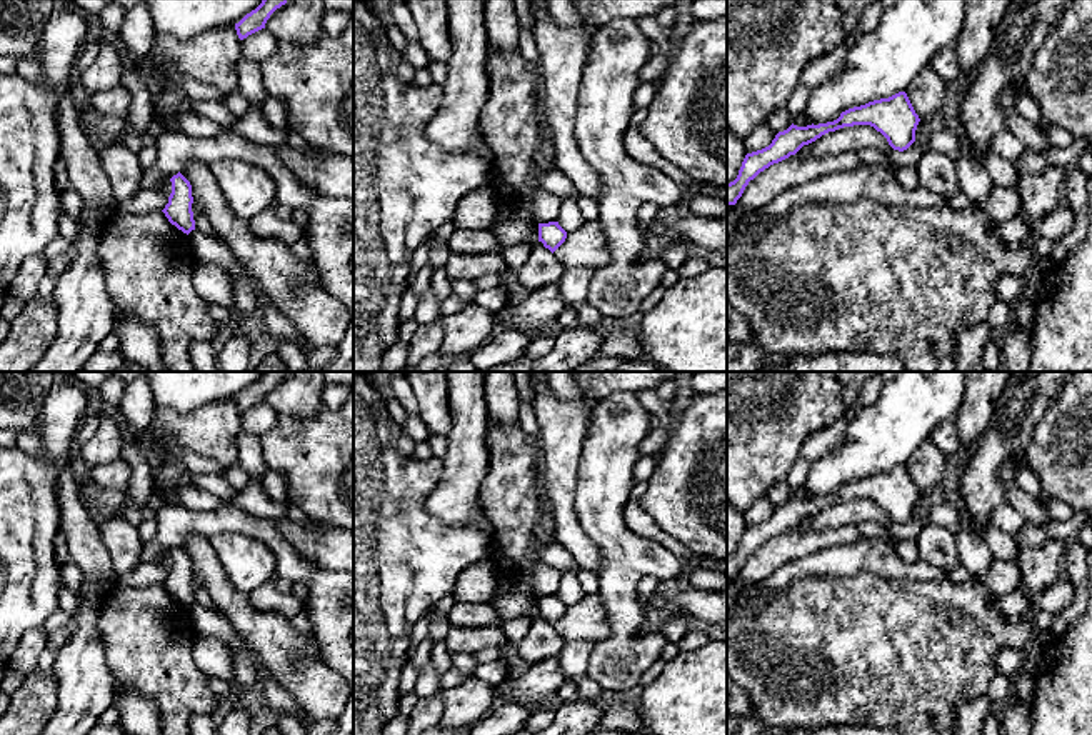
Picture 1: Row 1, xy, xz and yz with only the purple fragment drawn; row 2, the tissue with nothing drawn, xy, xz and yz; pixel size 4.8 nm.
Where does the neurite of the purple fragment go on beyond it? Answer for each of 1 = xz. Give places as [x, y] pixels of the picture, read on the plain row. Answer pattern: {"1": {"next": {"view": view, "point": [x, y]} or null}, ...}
{"1": {"next": null}}

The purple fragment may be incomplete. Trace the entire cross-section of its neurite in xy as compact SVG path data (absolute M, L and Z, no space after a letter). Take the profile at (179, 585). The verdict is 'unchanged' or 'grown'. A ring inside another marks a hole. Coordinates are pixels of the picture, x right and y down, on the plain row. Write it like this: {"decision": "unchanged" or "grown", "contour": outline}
{"decision": "unchanged", "contour": "M180 545L173 548L170 555L172 567L168 570L168 577L162 585L172 598L188 608L192 603L195 603L195 593L192 585L192 558Z"}

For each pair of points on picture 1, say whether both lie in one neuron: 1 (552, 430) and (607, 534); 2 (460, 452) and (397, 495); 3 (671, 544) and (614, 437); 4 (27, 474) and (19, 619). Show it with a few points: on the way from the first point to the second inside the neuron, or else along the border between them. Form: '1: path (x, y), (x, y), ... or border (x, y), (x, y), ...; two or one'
1: border (586, 439), (574, 497), (577, 517); two
2: border (442, 459), (442, 480), (425, 499); two
3: border (624, 519), (631, 530), (657, 540), (681, 560); two
4: path (20, 510), (19, 582); one

